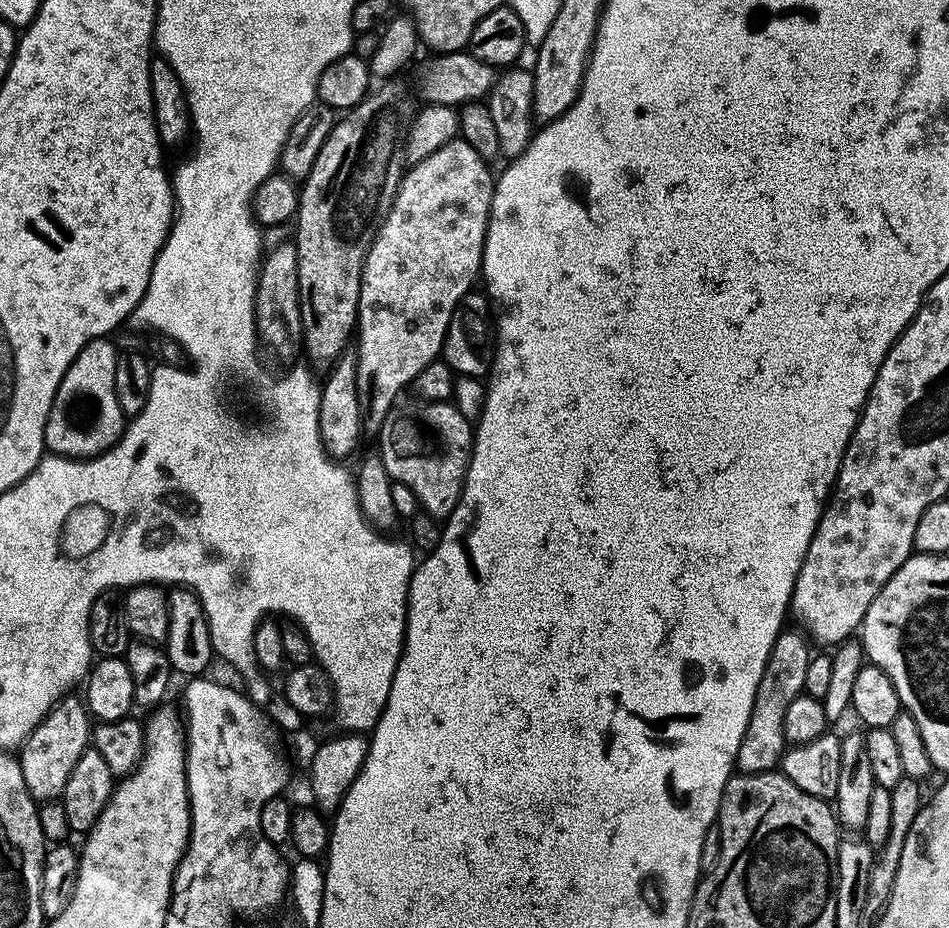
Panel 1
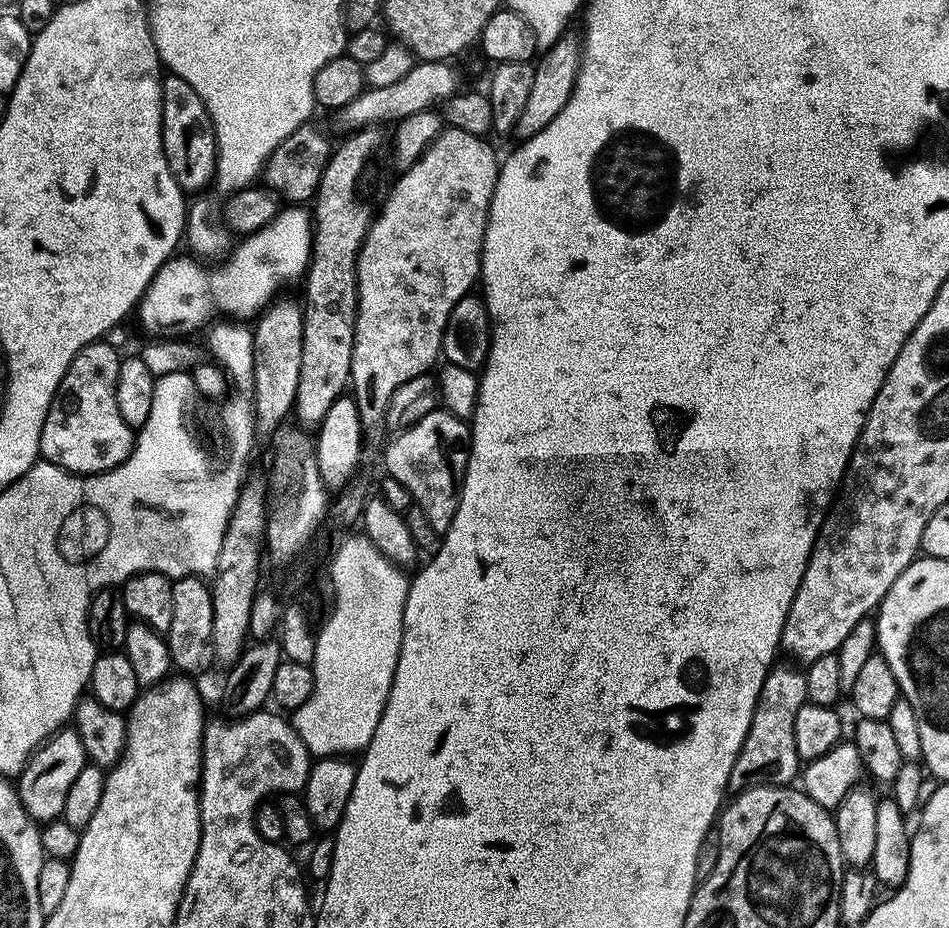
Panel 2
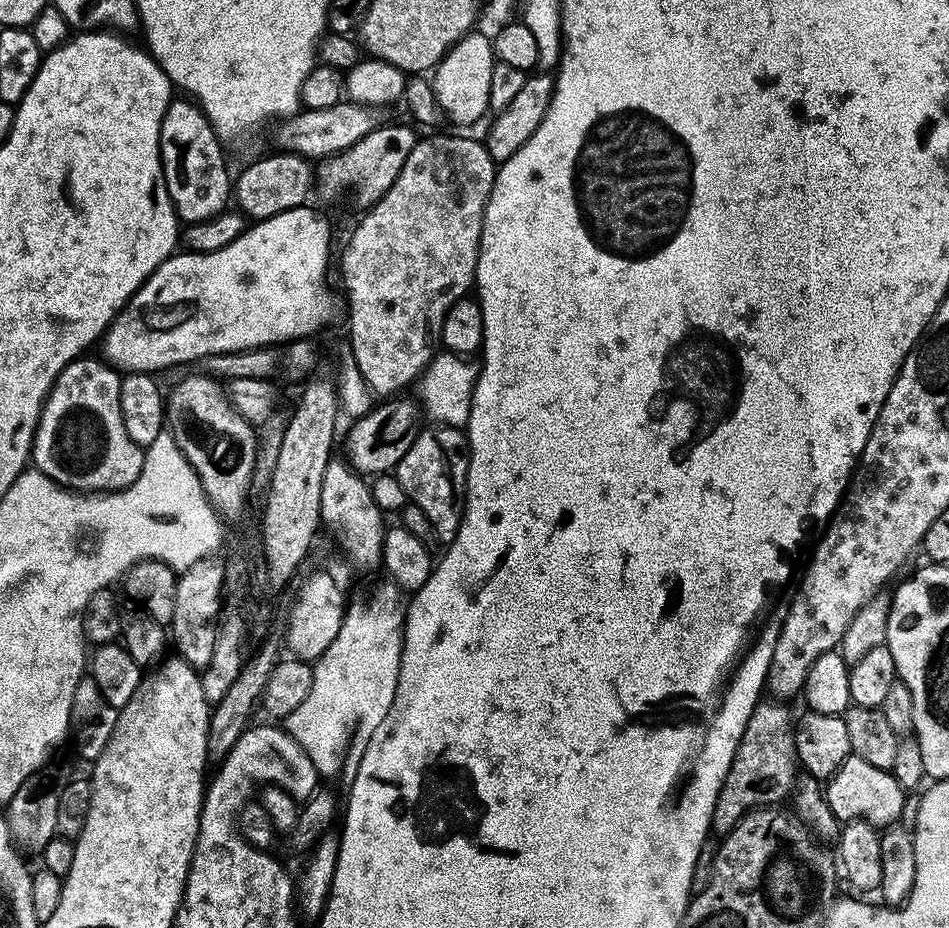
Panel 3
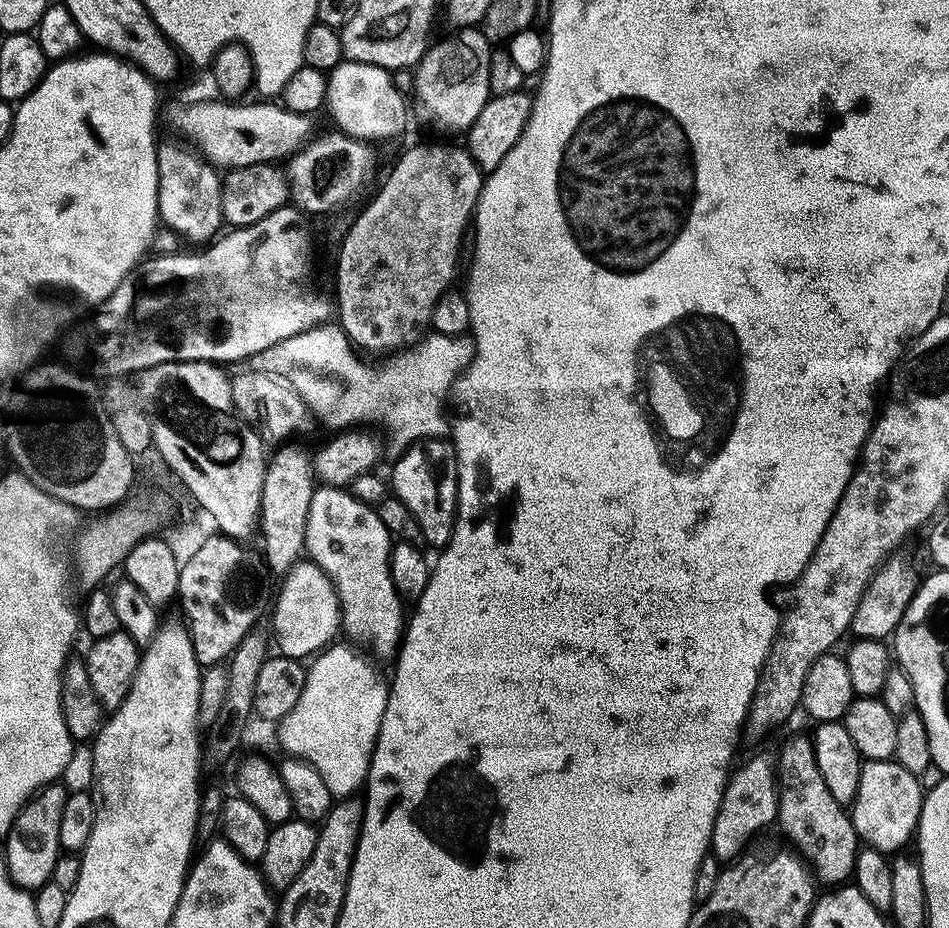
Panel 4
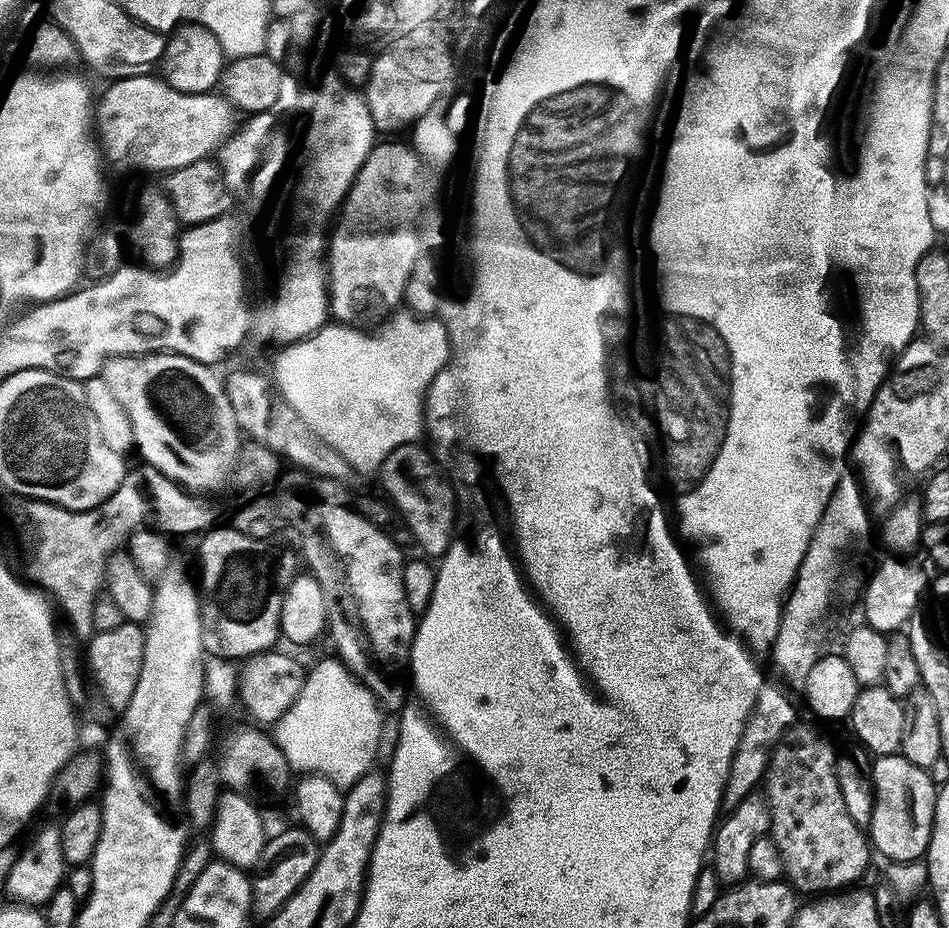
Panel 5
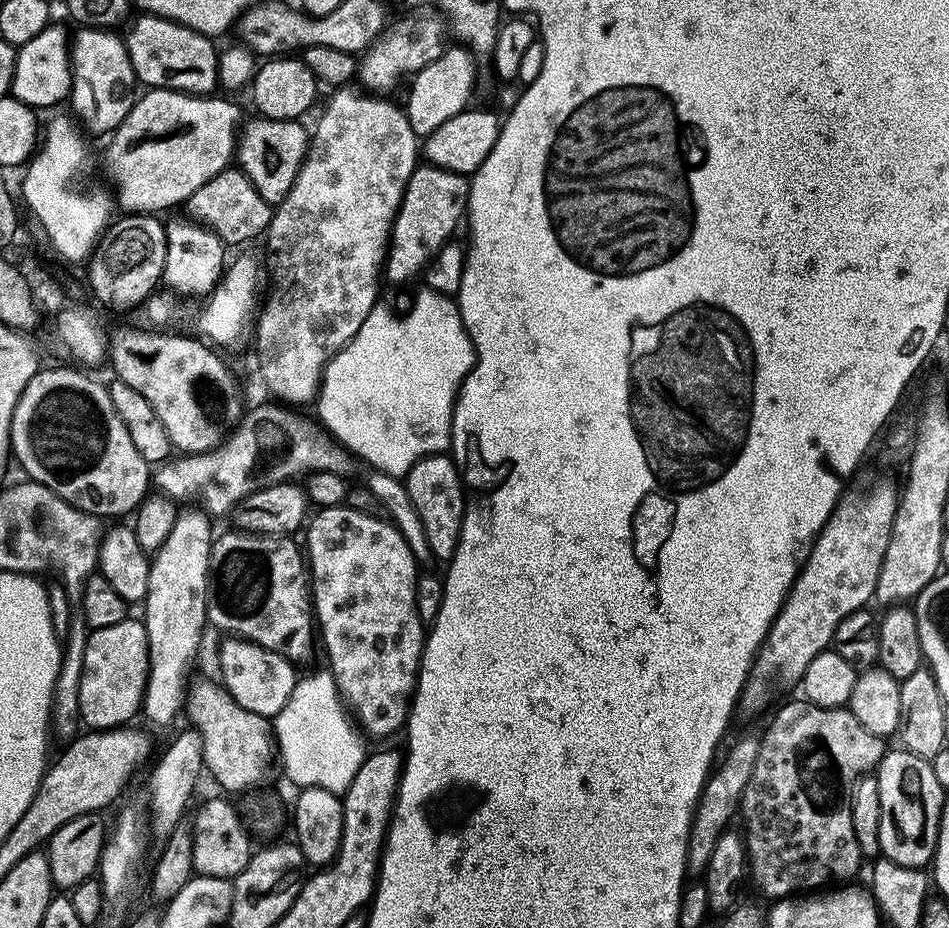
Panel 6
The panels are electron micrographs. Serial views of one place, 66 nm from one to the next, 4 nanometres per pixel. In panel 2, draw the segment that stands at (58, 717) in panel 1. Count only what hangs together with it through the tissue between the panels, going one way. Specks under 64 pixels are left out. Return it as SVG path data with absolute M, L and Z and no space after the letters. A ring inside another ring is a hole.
M65 726L48 740L44 741L32 754L32 759L18 777L18 791L22 806L32 815L33 820L41 825L50 824L63 817L66 810L66 798L70 798L70 790L74 782L78 782L78 774L90 767L86 754L86 746L82 746L82 738L75 727Z

